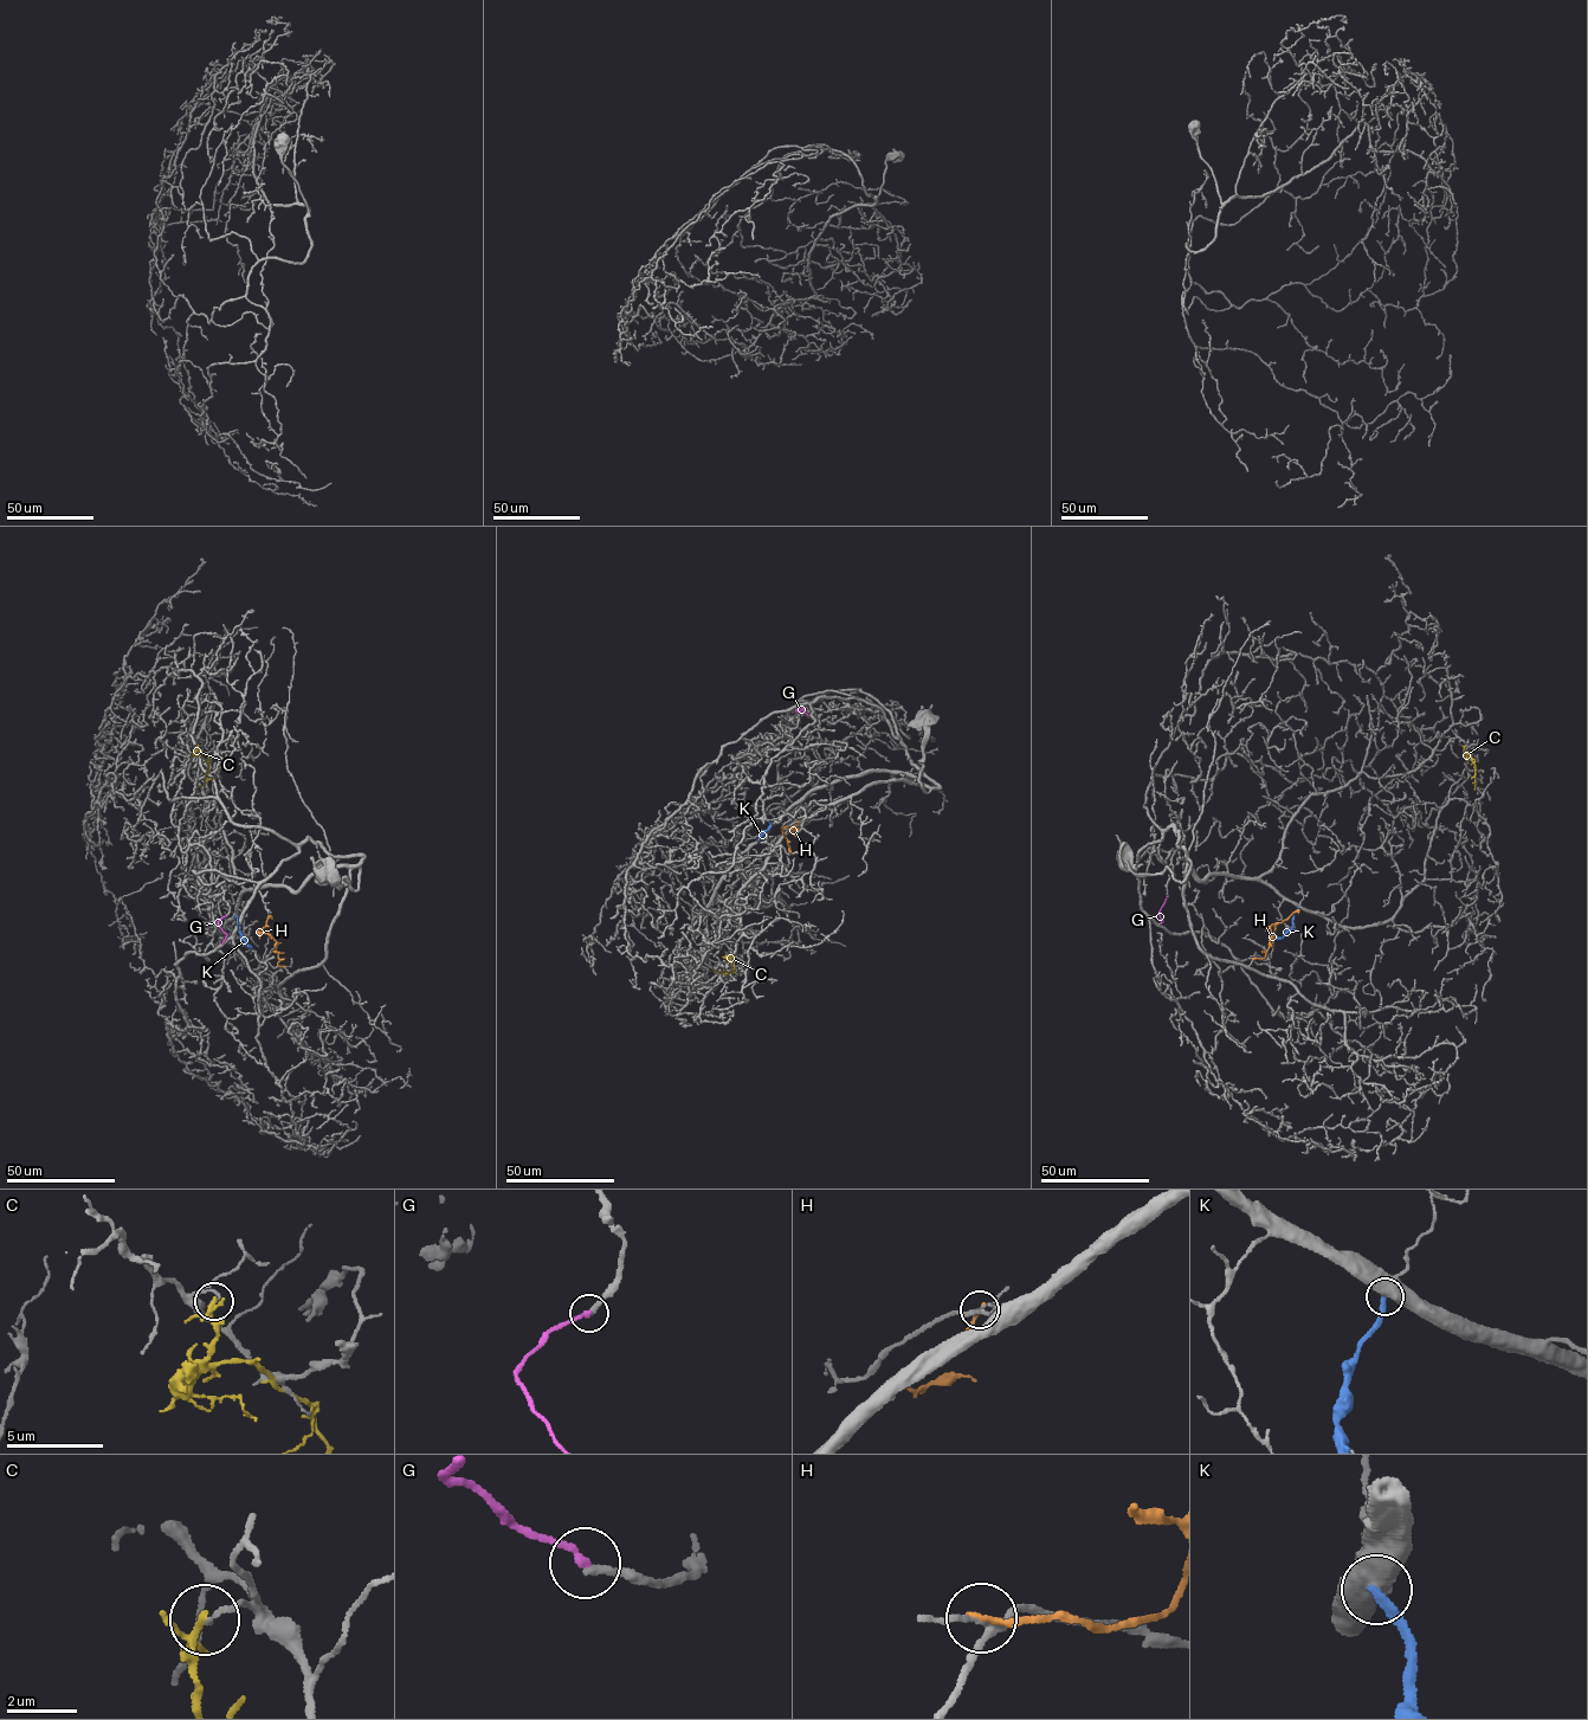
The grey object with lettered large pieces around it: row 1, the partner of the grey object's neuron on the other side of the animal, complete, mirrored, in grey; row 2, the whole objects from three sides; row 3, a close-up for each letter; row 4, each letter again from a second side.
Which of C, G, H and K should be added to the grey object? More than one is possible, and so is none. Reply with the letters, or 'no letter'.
no letter

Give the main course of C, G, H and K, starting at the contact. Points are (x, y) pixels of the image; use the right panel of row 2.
C: (1465, 746), (1466, 753), (1474, 760), (1474, 790)
G: (1167, 896), (1160, 909), (1160, 923)
H: (1252, 958), (1264, 958), (1270, 946), (1271, 926), (1298, 913)
K: (1297, 907), (1291, 929), (1282, 938), (1272, 938)

